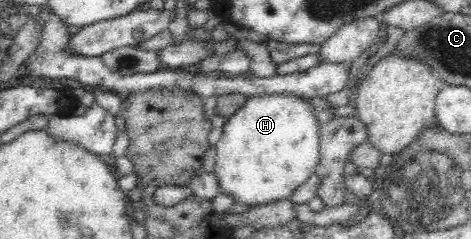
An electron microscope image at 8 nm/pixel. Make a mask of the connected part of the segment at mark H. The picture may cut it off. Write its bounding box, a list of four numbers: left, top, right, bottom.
[215,94,320,209]

